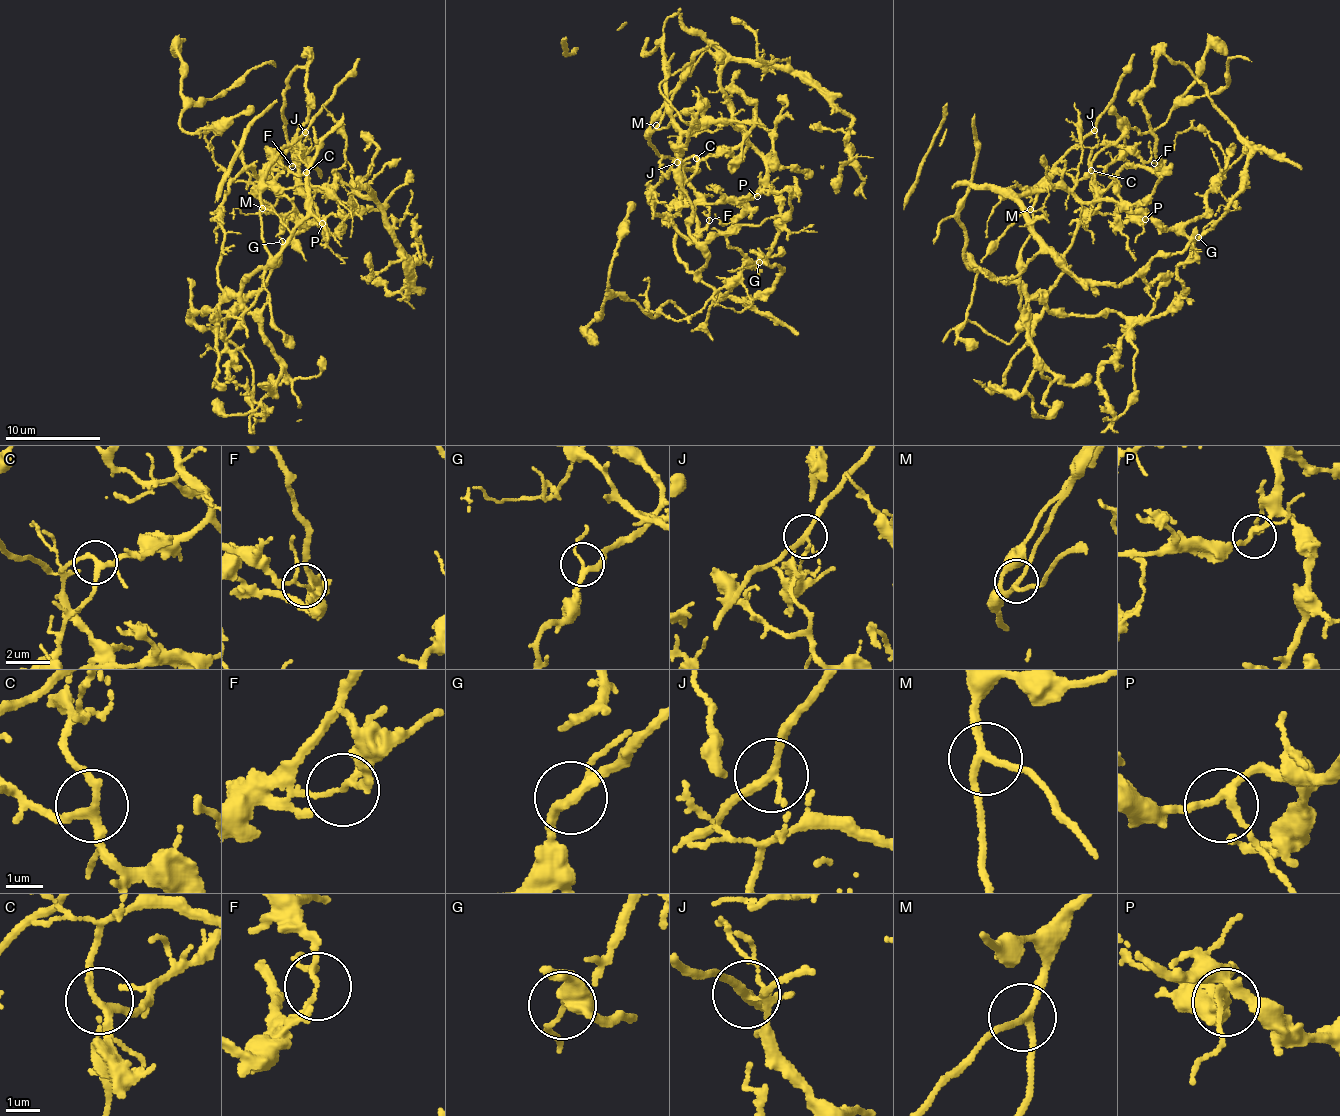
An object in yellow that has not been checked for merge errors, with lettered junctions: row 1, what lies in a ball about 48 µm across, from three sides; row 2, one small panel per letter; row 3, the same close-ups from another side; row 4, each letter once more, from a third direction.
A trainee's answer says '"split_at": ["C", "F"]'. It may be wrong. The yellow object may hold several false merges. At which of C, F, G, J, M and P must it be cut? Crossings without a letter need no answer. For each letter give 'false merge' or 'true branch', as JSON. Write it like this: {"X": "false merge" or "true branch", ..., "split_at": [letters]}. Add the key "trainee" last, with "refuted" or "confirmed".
{"C": "true branch", "F": "false merge", "G": "true branch", "J": "false merge", "M": "true branch", "P": "true branch", "split_at": ["F", "J"], "trainee": "refuted"}

